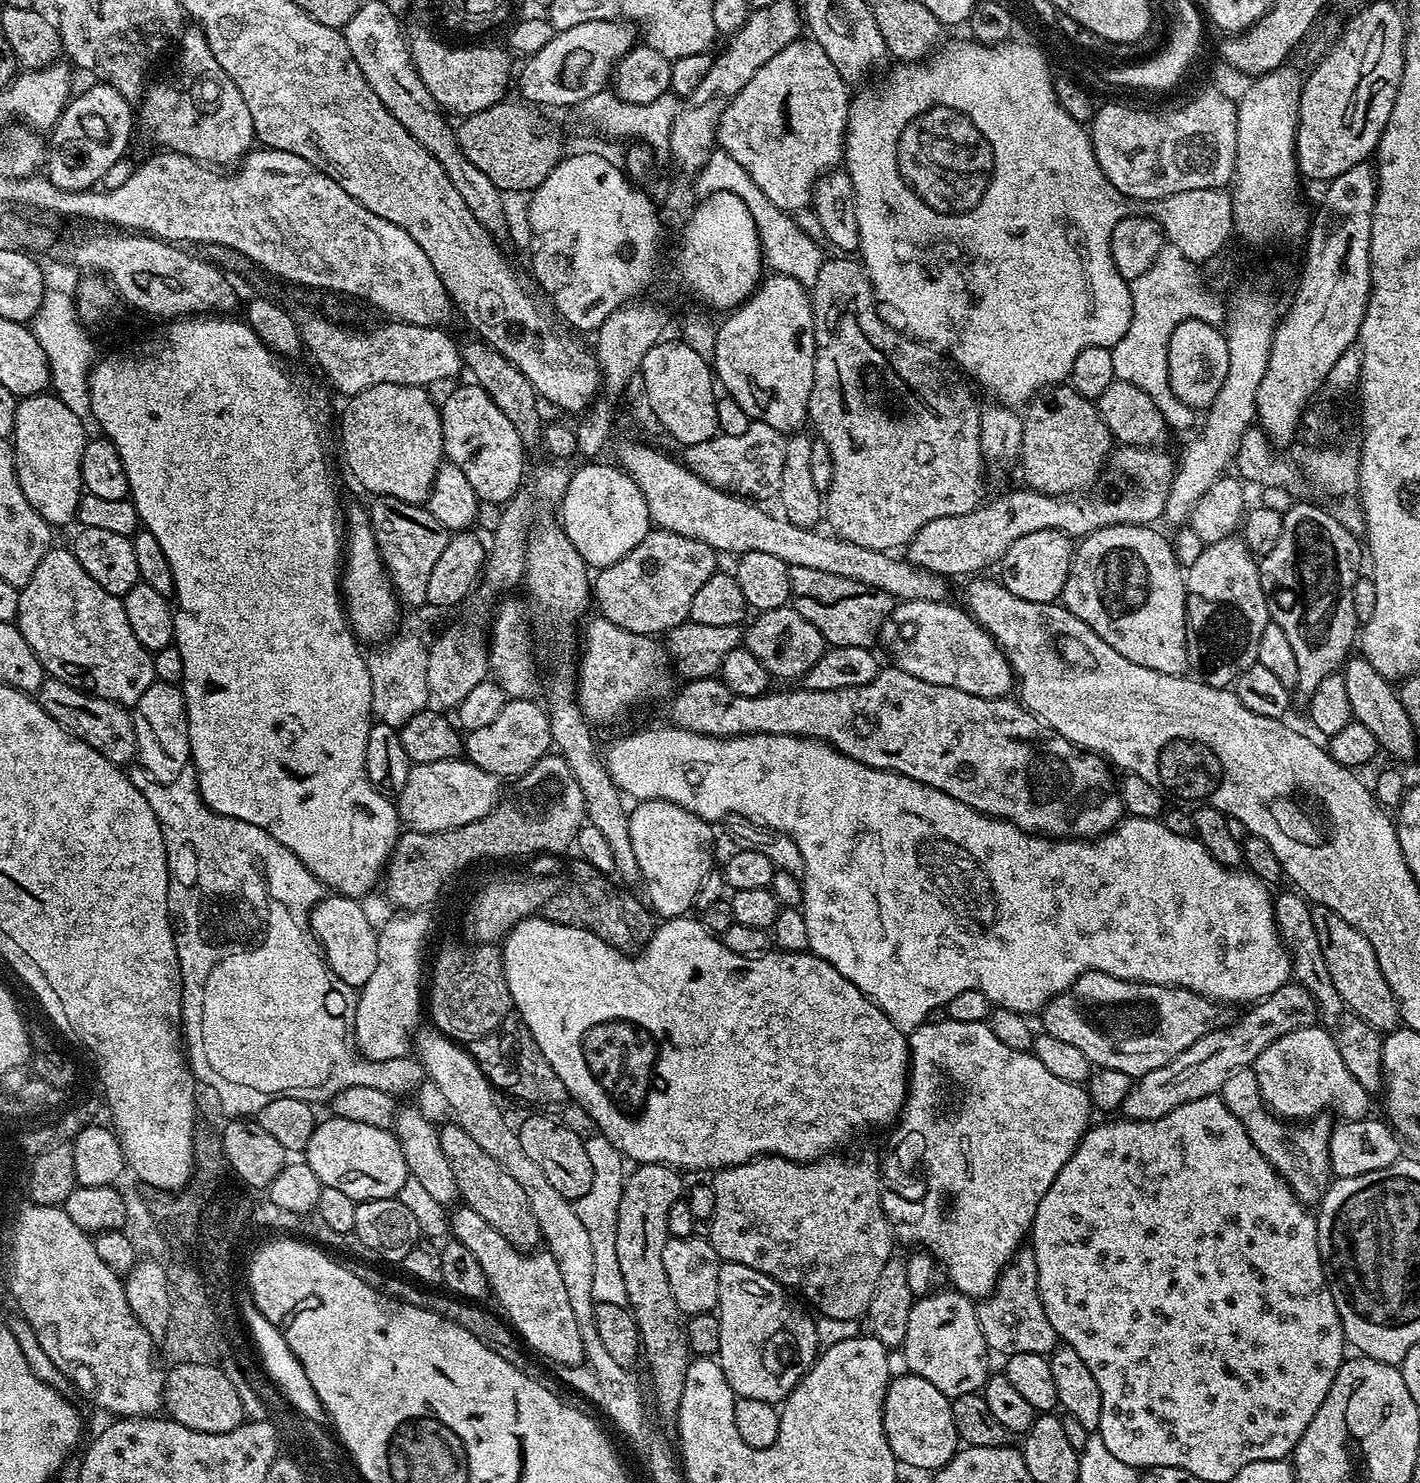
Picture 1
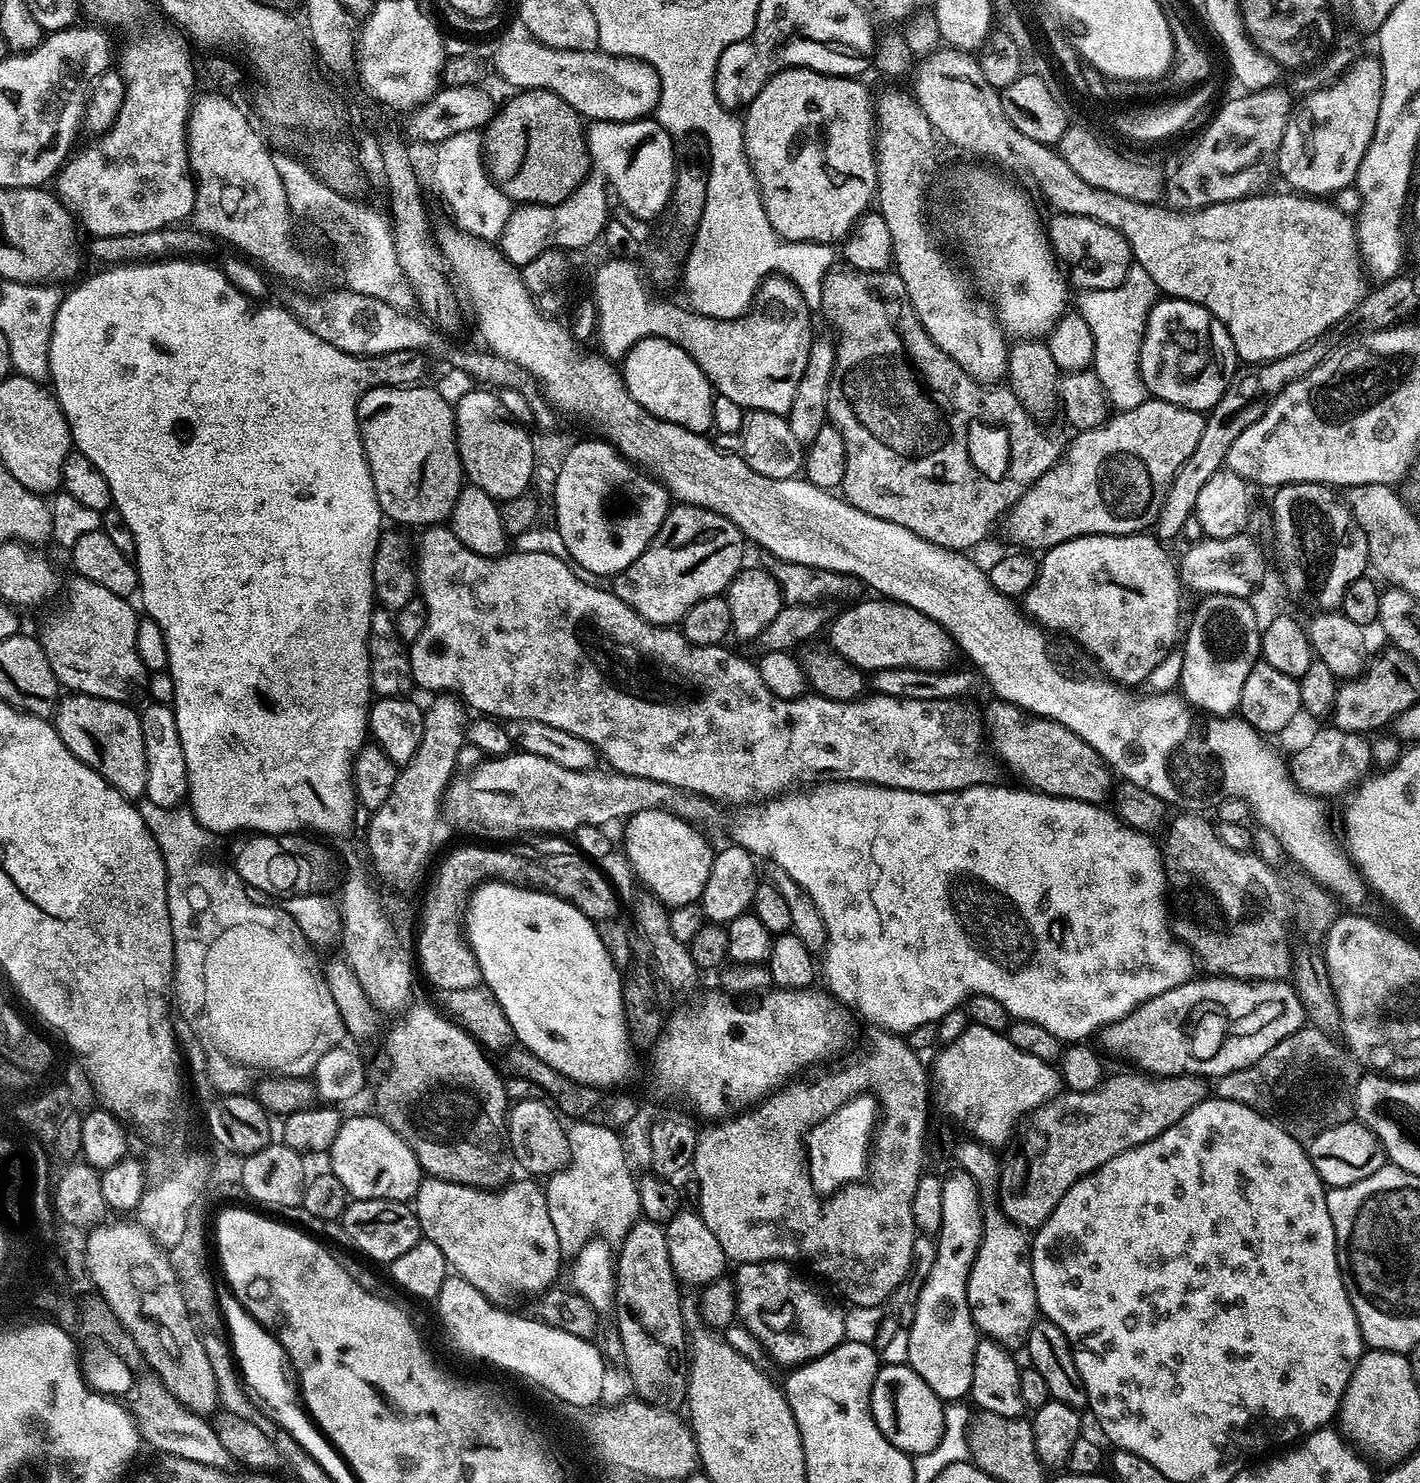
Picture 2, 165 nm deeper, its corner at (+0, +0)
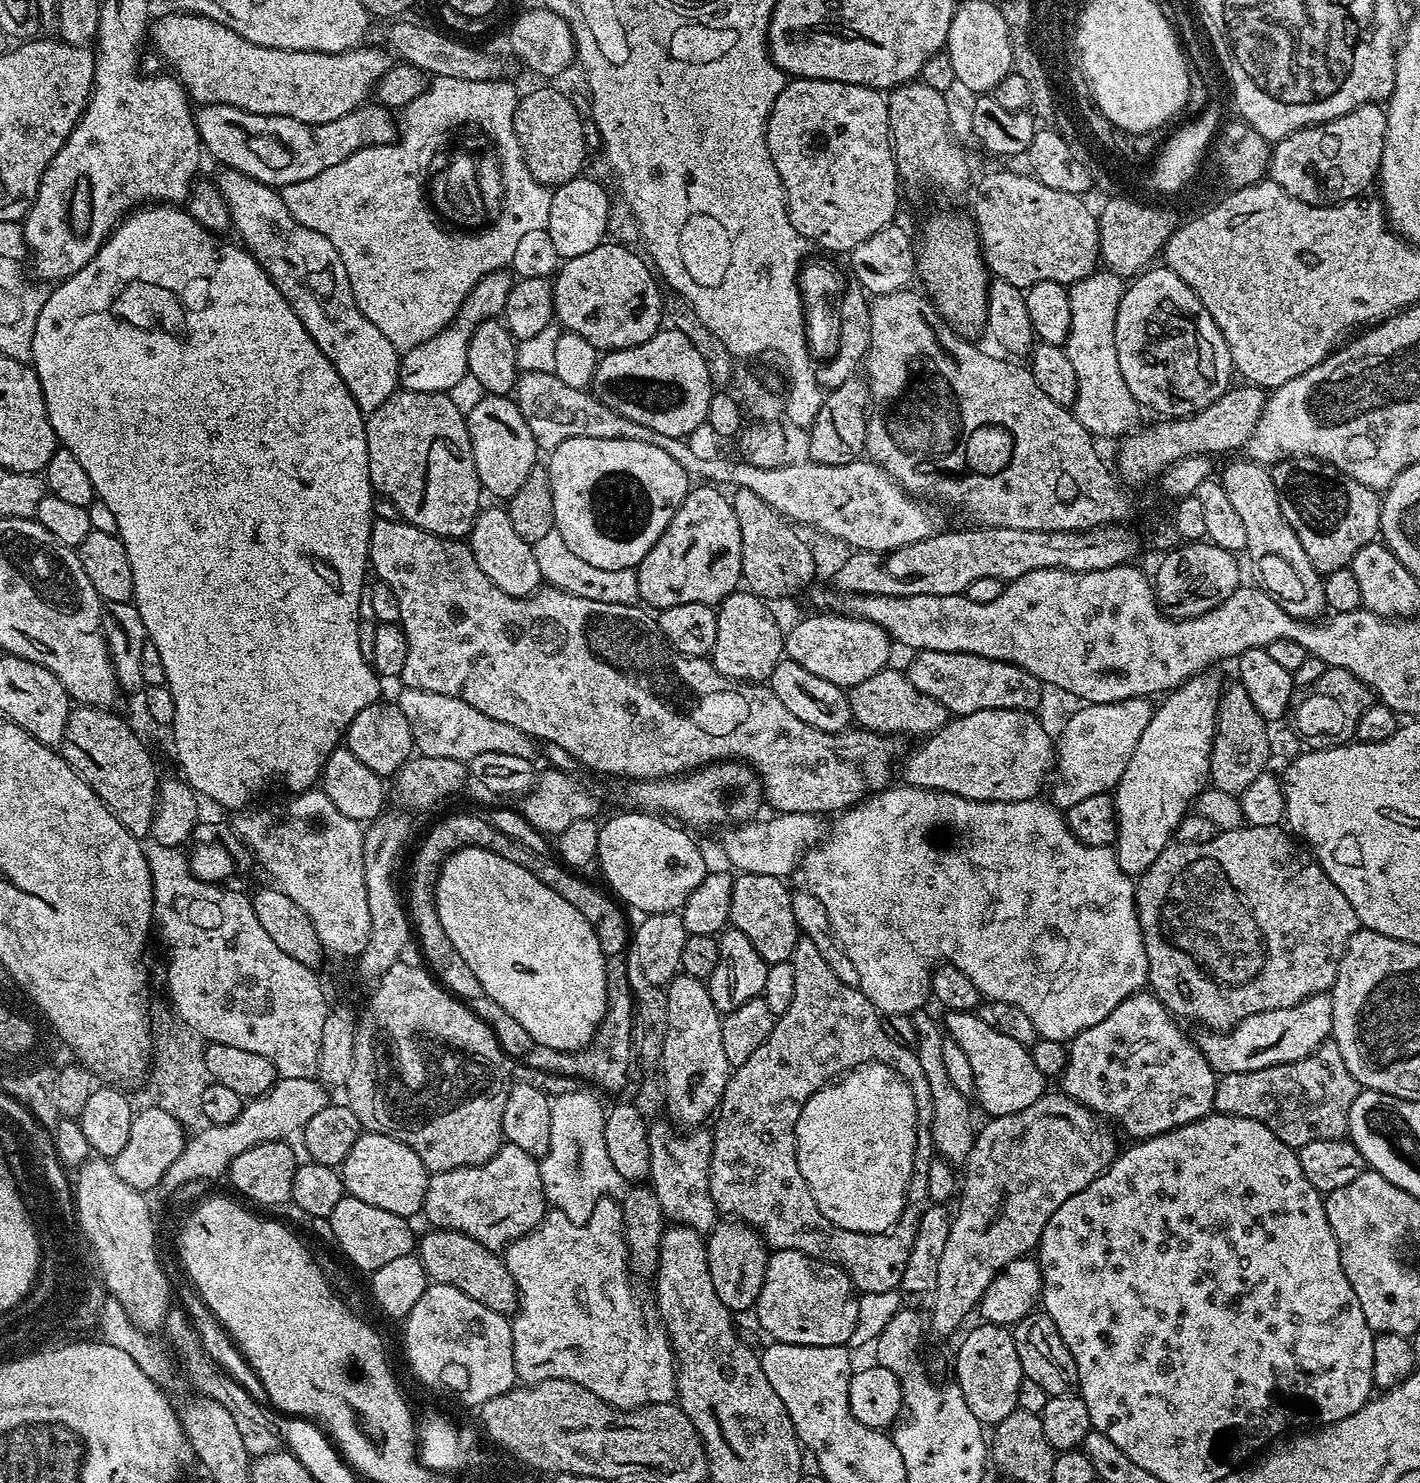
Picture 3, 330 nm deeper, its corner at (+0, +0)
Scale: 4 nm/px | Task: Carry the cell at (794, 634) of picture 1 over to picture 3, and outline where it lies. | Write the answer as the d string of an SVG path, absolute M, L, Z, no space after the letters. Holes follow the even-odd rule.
M895 666L883 668L870 678L866 678L866 682L858 682L852 688L847 689L847 693L852 719L866 732L878 732L893 738L899 737L898 734L901 732L904 736L927 738L933 732L937 732L941 726L947 724L950 719L950 713L946 706L942 706L937 700L930 698L930 694L922 694L918 690L914 690L914 686L909 682L907 675L901 669L899 672Z

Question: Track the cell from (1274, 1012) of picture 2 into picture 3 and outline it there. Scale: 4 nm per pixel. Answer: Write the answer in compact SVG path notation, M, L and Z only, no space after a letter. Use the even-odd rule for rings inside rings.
M1331 995L1311 996L1293 1008L1266 1010L1239 1020L1226 1032L1205 1031L1205 1036L1198 1040L1198 1047L1218 1074L1262 1070L1266 1066L1298 1062L1316 1052L1318 1046L1331 1037L1333 1018Z

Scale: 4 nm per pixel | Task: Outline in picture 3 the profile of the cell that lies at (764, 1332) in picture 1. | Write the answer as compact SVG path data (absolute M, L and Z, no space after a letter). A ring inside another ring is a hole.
M775 1250L764 1265L764 1279L754 1307L756 1320L778 1344L802 1346L844 1346L849 1343L858 1319L858 1296L850 1278L838 1266L810 1258L798 1250Z

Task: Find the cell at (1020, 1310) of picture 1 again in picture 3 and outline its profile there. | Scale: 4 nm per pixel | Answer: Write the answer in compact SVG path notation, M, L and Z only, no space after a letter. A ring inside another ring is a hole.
M928 1010L911 1013L914 1026L917 1028L918 1042L914 1049L918 1062L922 1062L922 1070L926 1070L926 1083L930 1085L930 1102L932 1103L932 1146L935 1155L947 1160L953 1166L960 1166L967 1161L970 1150L976 1141L977 1125L972 1125L972 1108L969 1097L963 1096L954 1082L950 1082L946 1074L946 1066L942 1059L942 1028L932 1021ZM941 1032L941 1033L940 1033ZM968 1103L970 1105L968 1105ZM972 1107L972 1108L971 1108Z

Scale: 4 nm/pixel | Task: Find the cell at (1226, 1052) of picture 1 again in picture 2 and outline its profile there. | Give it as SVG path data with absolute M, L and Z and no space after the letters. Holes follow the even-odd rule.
M1136 1070L1128 1071L1132 1072L1109 1075L1104 1083L1089 1092L1065 1091L1057 1094L1031 1113L1027 1121L1028 1129L1024 1132L1024 1164L1028 1167L1028 1173L1024 1176L1024 1189L1009 1200L1007 1197L1002 1204L1004 1212L1021 1228L1039 1228L1046 1222L1054 1206L1058 1206L1062 1194L1066 1194L1066 1190L1070 1190L1074 1182L1090 1175L1095 1168L1101 1168L1103 1164L1110 1162L1110 1158L1162 1134L1162 1130L1174 1126L1174 1122L1178 1122L1182 1114L1194 1110L1194 1106L1198 1106L1210 1096L1209 1081L1200 1075L1154 1076L1141 1074Z

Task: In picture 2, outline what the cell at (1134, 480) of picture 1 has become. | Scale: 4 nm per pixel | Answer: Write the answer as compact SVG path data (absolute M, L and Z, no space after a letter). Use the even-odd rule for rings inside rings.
M1149 398L1142 402L1142 406L1134 406L1134 410L1126 410L1125 412L1117 411L1115 415L1105 420L1100 428L1091 428L1085 432L1077 431L1075 433L1076 437L1069 442L1068 449L1065 452L1063 449L1062 455L1057 459L1056 465L1050 470L1046 470L1046 474L1042 474L1042 478L1035 480L1017 498L1015 504L1008 509L1006 513L1006 519L1008 519L1008 536L1016 543L1013 545L1023 546L1025 549L1040 548L1039 550L1047 550L1079 536L1131 536L1151 529L1158 517L1160 517L1164 499L1174 482L1174 478L1178 474L1178 470L1184 465L1186 458L1190 458L1190 454L1194 454L1194 446L1198 446L1198 438L1202 438L1204 421L1205 417L1194 410L1183 408L1182 406L1174 406L1165 400Z

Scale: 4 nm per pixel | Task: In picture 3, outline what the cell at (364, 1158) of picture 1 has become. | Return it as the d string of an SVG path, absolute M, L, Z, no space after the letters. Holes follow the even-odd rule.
M361 1131L358 1142L354 1142L350 1154L346 1154L342 1175L347 1195L370 1202L370 1206L378 1206L378 1210L390 1210L390 1214L412 1218L424 1207L430 1173L410 1146L389 1136Z

